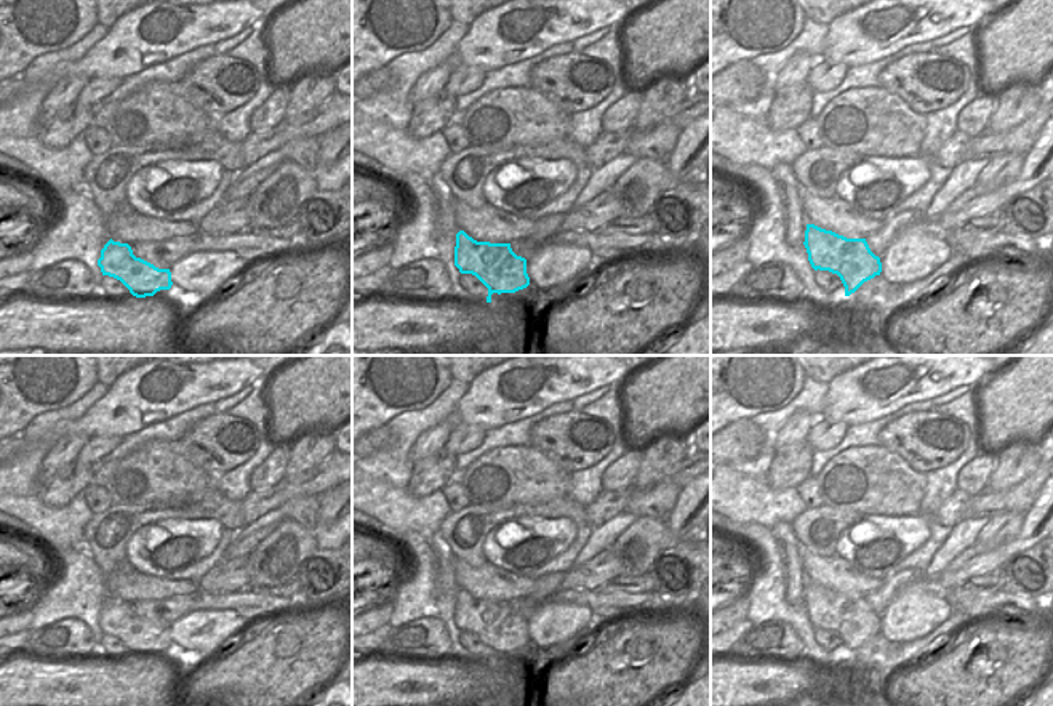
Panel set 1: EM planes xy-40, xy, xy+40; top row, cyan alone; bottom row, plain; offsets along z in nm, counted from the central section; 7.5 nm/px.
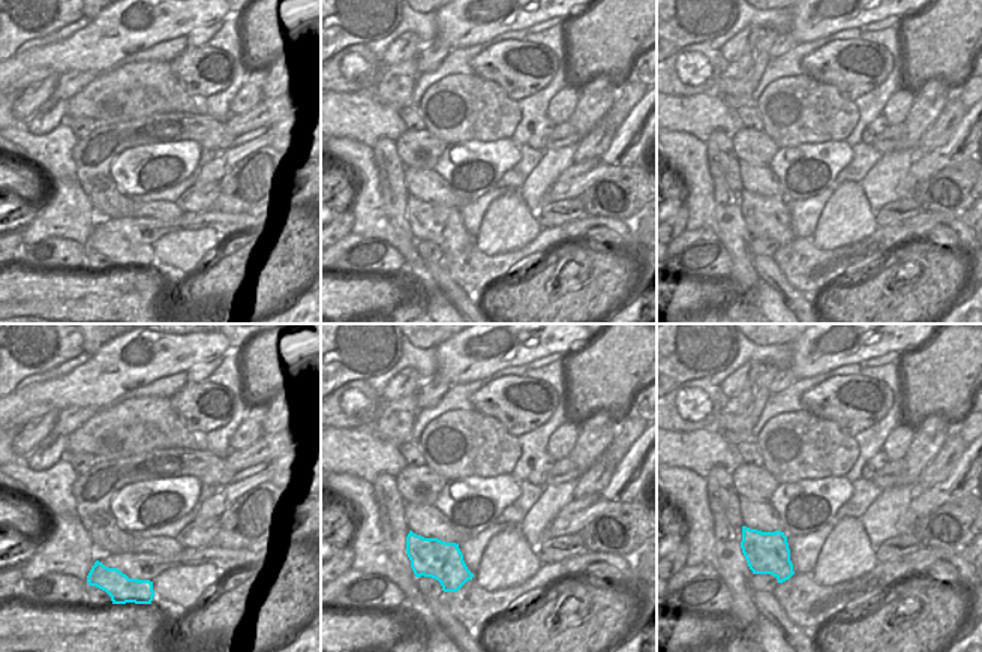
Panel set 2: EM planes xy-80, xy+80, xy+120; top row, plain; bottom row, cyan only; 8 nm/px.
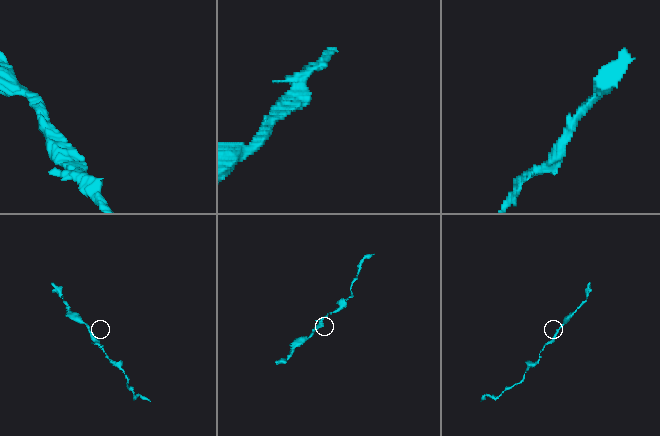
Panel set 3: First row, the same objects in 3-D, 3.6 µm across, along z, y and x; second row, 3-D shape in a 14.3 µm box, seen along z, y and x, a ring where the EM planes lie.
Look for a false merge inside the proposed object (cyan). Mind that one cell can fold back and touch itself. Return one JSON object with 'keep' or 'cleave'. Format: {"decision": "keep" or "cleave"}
{"decision": "cleave"}

